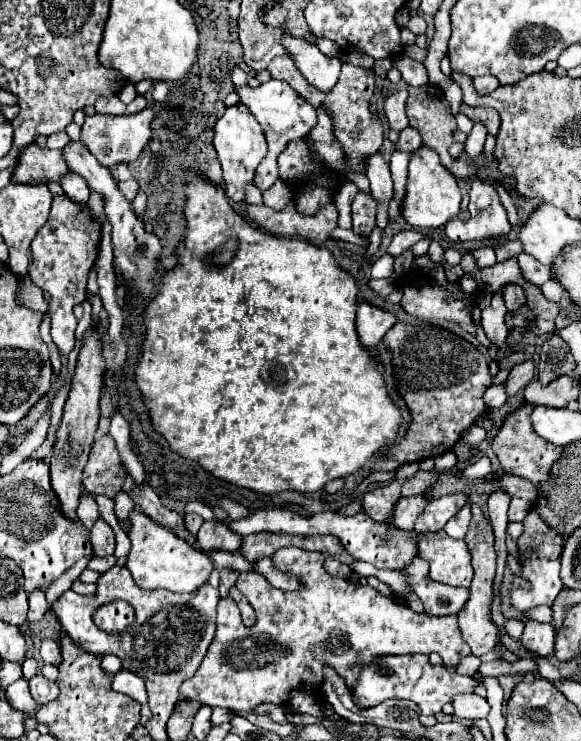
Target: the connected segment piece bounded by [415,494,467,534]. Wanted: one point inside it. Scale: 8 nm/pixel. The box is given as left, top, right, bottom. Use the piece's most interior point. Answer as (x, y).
(434, 517)

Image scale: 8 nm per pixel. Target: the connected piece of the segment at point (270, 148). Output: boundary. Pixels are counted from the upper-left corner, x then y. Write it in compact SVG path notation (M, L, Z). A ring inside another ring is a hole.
M269 80L269 82L261 84L259 88L235 86L235 94L239 94L239 102L247 106L247 110L257 118L257 122L265 130L267 156L265 156L265 160L261 160L261 166L257 166L257 178L253 182L261 190L267 190L269 186L273 186L279 180L277 156L281 154L281 150L285 150L285 146L291 140L305 138L307 132L311 132L311 128L317 124L317 110L313 106L309 106L309 102L299 98L299 94L293 92L293 88L281 80Z

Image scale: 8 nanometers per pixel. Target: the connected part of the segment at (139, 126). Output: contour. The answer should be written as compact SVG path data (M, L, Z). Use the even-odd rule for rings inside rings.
M145 108L131 116L103 116L103 114L87 116L81 126L81 142L87 146L87 150L91 150L91 154L97 158L97 162L101 162L101 166L111 168L119 162L133 162L151 138L153 116L155 112L151 108Z

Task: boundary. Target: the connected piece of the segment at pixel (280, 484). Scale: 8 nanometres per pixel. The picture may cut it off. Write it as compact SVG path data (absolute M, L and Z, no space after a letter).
M187 176L187 182L183 184L183 192L185 192L183 214L187 220L187 230L175 250L177 266L173 266L161 278L161 284L155 296L145 306L143 322L145 322L147 334L141 346L141 358L135 368L135 382L143 396L153 428L169 442L169 448L173 452L177 452L183 458L199 462L201 468L209 472L211 476L231 482L241 488L249 488L259 494L273 494L281 490L297 490L303 494L319 492L325 488L329 480L345 478L357 472L379 450L395 442L395 432L401 424L401 412L389 400L385 392L385 382L383 382L383 376L379 372L375 358L357 340L355 278L347 274L345 270L341 270L335 264L331 252L325 248L317 248L305 240L281 238L269 232L261 232L259 228L253 228L233 210L219 182L203 180L197 176Z

